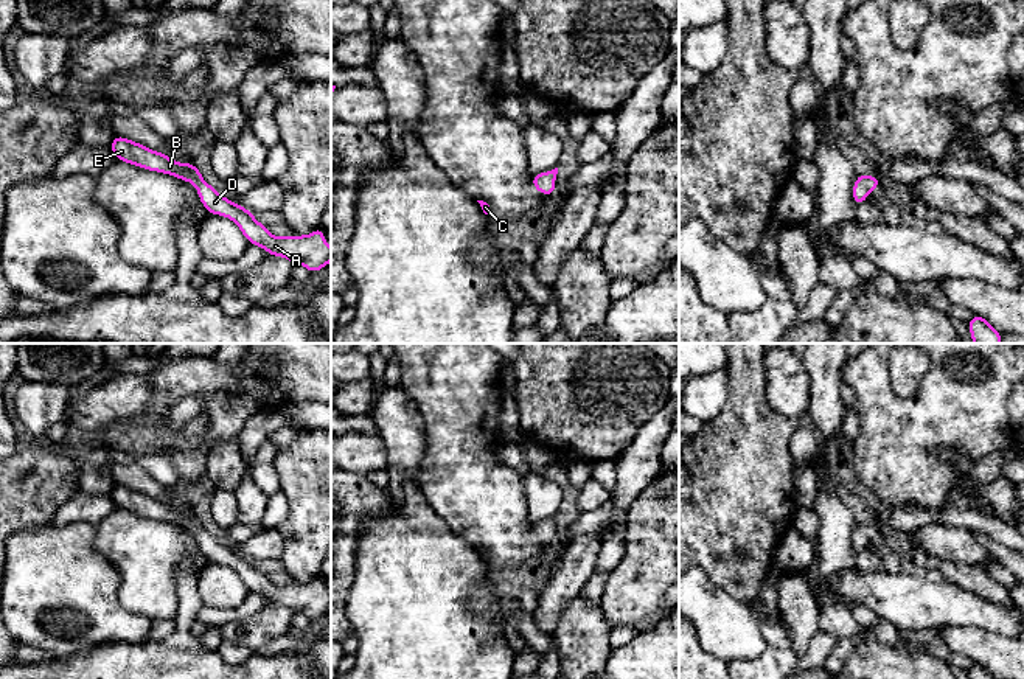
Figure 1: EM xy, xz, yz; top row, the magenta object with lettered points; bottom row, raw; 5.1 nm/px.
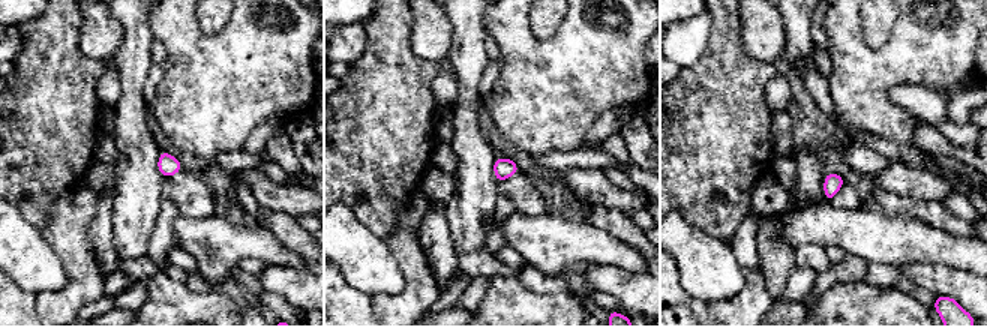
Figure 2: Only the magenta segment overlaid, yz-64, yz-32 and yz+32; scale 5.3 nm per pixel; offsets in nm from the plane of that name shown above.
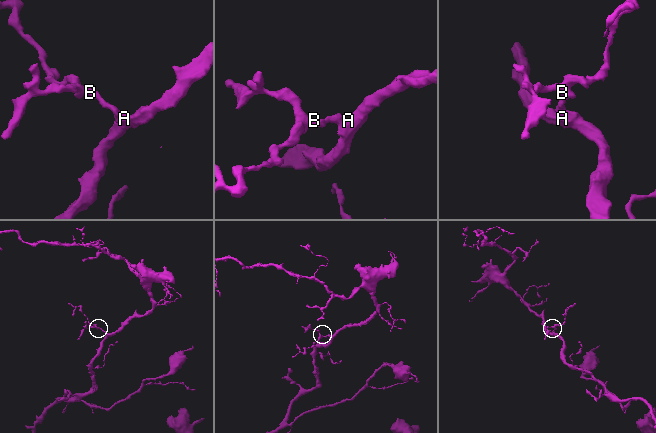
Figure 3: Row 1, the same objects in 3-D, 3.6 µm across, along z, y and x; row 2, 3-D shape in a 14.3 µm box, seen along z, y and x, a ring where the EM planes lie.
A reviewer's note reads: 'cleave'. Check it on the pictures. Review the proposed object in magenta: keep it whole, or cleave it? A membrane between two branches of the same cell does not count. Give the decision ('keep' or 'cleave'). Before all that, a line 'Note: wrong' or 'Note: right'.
Note: wrong
keep

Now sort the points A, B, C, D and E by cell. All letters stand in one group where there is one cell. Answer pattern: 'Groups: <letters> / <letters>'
Groups: A B C D E

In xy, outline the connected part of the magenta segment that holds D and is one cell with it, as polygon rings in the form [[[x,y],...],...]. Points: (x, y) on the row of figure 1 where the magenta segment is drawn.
[[[115,135],[109,146],[117,160],[137,165],[143,169],[171,174],[186,180],[197,188],[199,199],[210,214],[232,219],[247,238],[249,244],[263,247],[269,255],[283,256],[295,264],[305,266],[311,273],[323,269],[331,261],[331,249],[326,244],[323,228],[306,236],[278,238],[253,218],[253,213],[221,196],[202,179],[194,163],[177,163],[166,154],[155,152],[140,143]]]

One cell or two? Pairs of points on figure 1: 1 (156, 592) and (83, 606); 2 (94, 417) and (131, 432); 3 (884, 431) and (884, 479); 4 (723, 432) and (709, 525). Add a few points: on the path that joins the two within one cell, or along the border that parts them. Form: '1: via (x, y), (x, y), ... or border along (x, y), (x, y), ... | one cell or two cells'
1: border along (111, 563), (120, 577), (118, 600), (148, 619) | two cells
2: border along (146, 409), (135, 417), (115, 420), (101, 431) | two cells
3: via (884, 443), (884, 466) | one cell
4: via (723, 456), (721, 502) | one cell

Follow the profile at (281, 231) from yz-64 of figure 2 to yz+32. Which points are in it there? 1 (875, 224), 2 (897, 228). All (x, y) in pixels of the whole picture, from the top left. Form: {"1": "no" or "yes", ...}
{"1": "no", "2": "no"}

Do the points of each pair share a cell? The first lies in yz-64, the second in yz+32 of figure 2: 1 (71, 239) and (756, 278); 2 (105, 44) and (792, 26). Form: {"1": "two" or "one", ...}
{"1": "one", "2": "two"}

